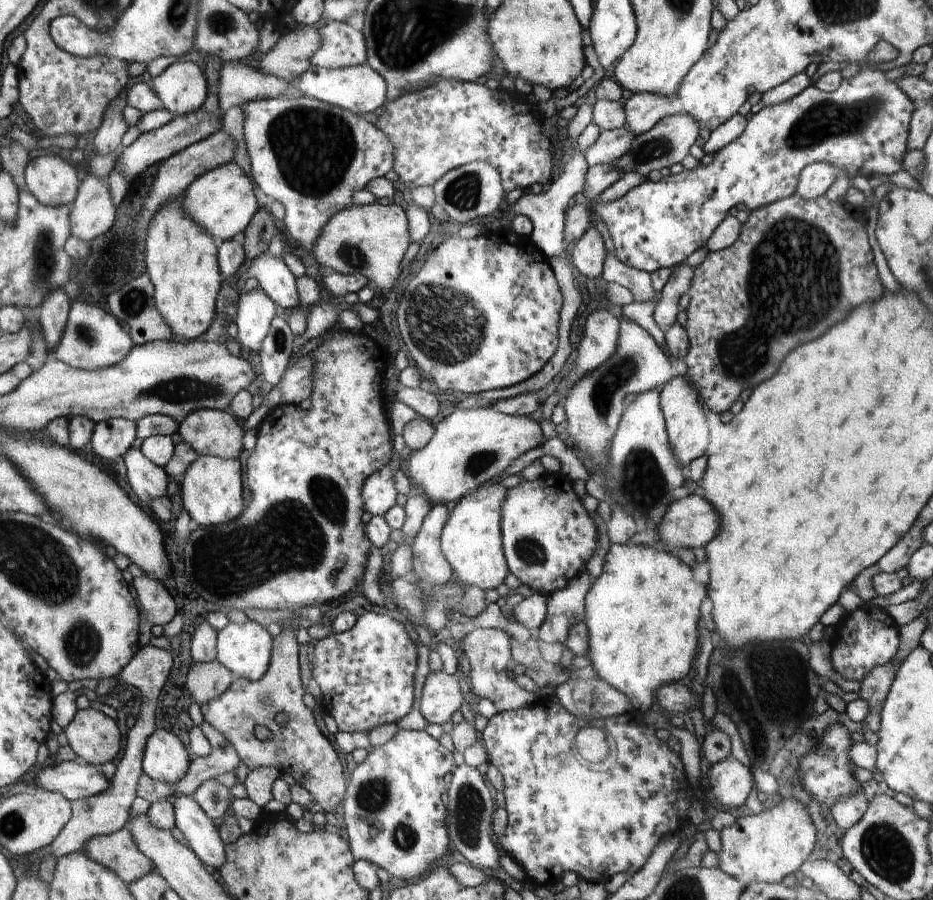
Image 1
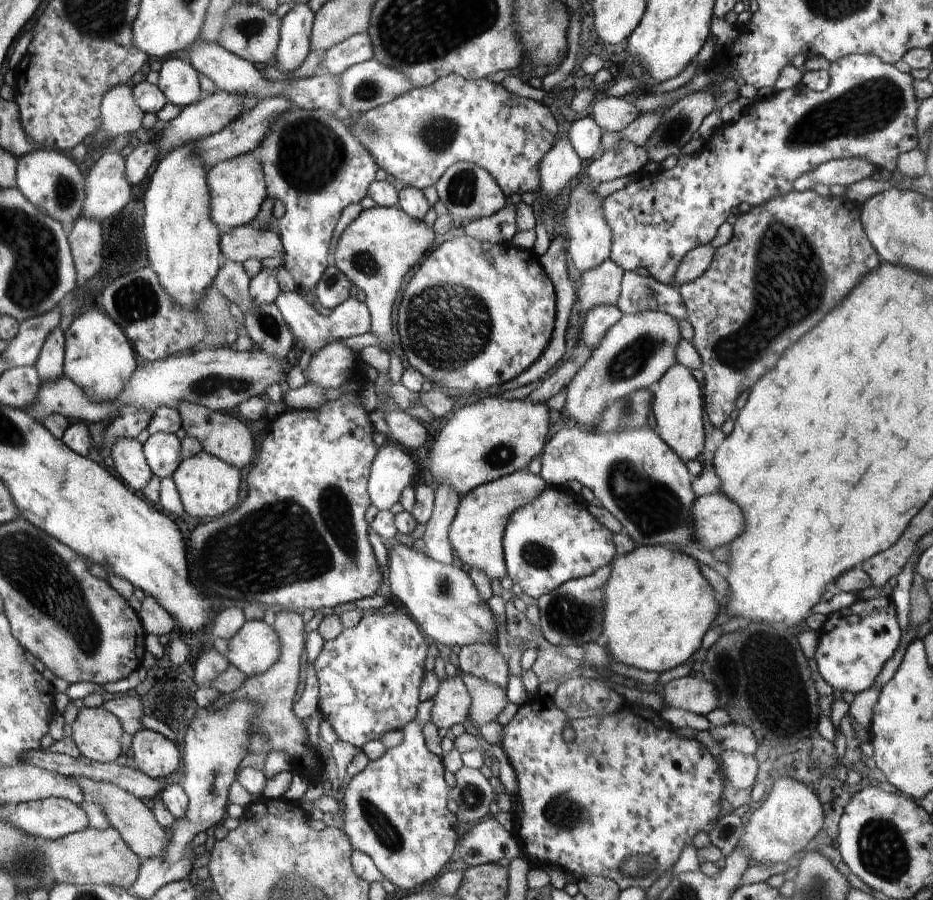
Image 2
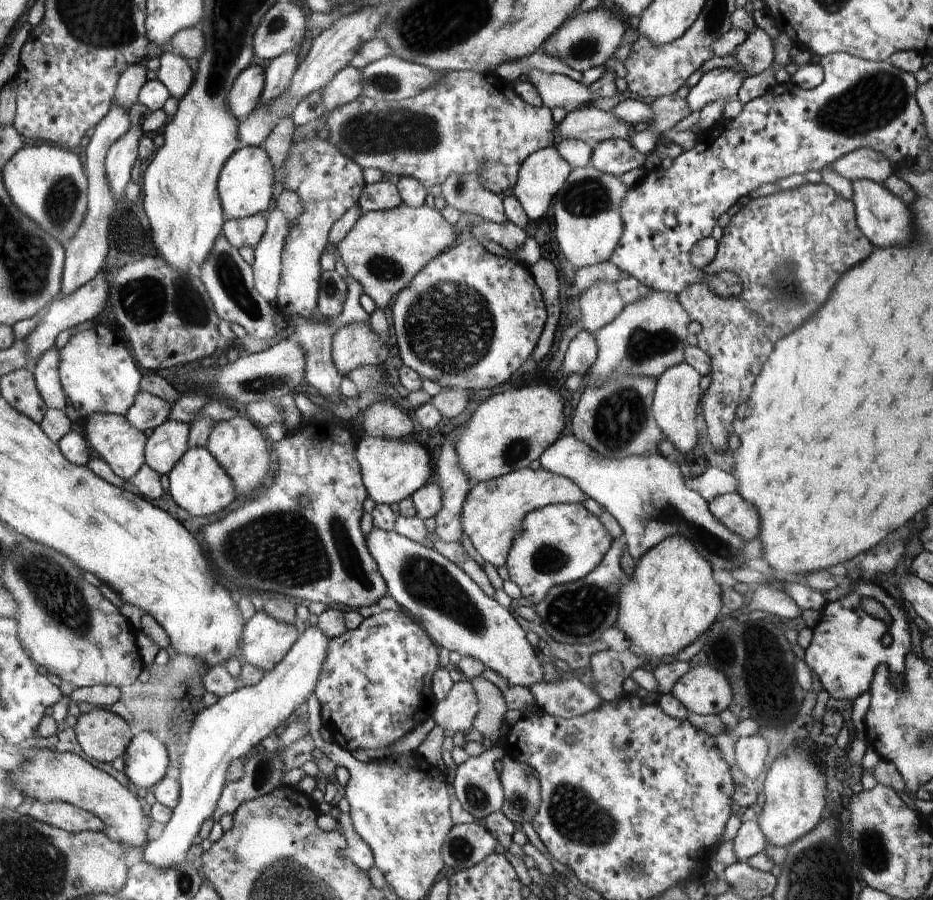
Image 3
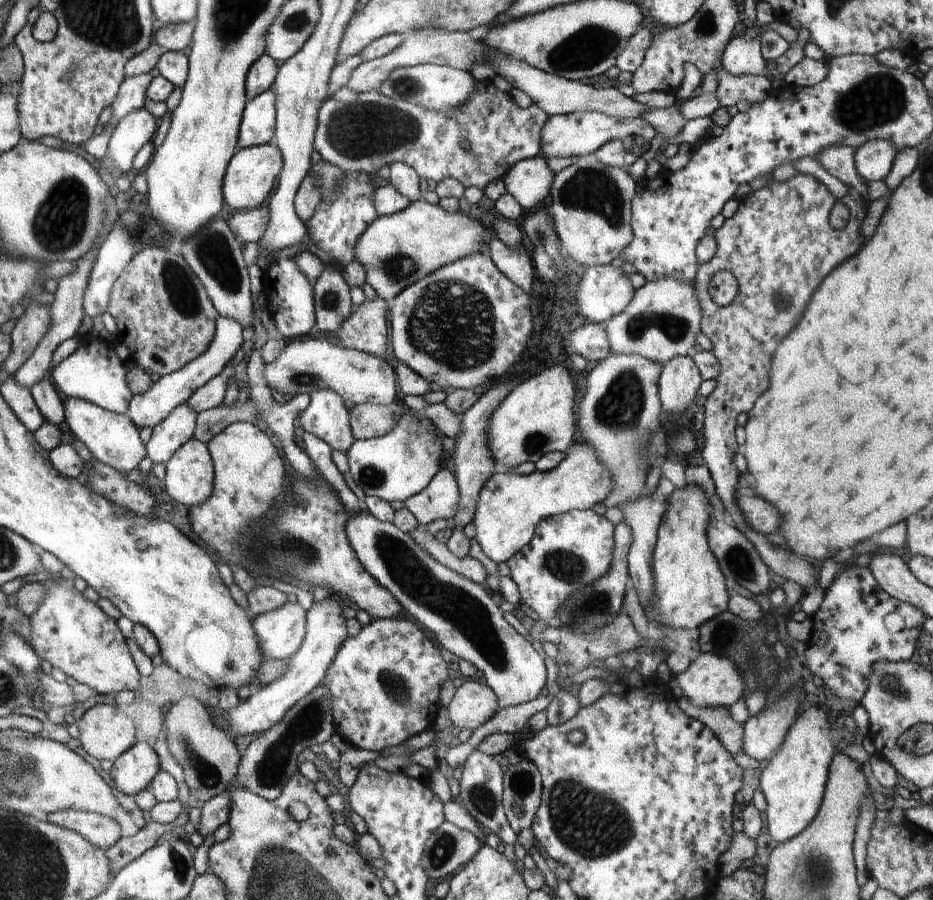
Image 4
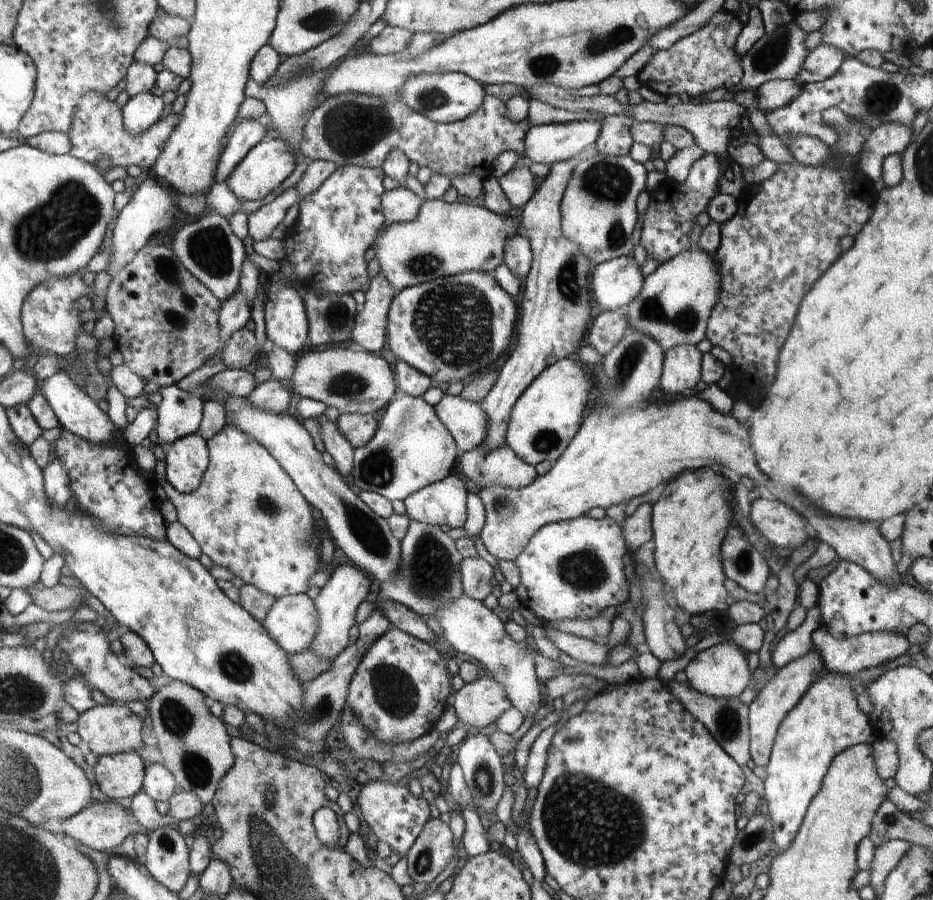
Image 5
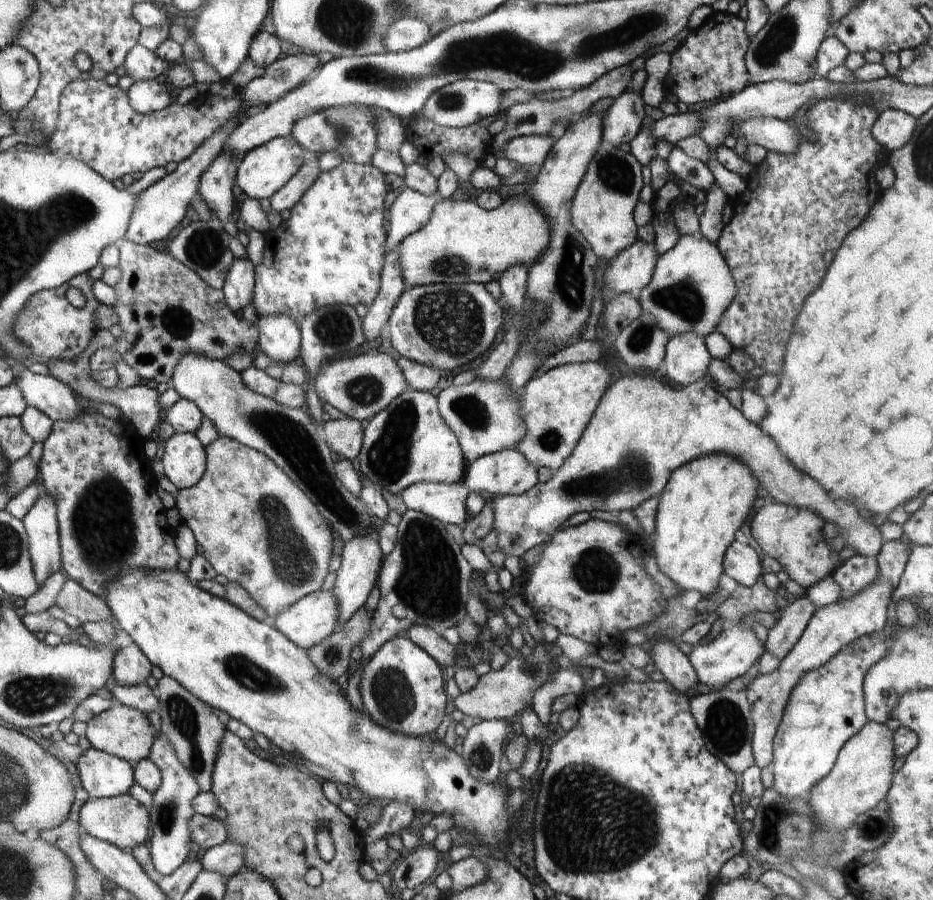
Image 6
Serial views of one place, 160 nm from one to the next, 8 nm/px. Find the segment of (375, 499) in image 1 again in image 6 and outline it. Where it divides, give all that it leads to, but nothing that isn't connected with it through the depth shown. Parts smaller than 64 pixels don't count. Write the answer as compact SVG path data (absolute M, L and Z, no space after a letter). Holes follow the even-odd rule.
M406 389L363 430L358 468L367 480L364 485L400 494L412 483L426 481L453 485L465 476L461 446L444 422L437 407L437 398L430 391Z

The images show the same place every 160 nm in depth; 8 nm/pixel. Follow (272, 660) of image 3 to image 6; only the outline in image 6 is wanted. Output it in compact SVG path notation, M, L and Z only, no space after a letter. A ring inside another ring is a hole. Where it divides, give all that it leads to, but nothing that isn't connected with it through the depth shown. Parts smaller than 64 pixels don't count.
M332 590L314 591L274 619L282 634L309 650L338 630L338 602Z

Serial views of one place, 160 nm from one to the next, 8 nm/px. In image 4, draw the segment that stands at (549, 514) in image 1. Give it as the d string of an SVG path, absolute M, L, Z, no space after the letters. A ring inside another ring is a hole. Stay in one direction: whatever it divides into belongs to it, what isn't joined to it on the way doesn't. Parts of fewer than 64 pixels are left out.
M572 509L557 517L541 520L532 540L507 561L511 570L510 578L518 585L520 602L528 604L540 619L548 620L548 618L555 617L566 597L574 594L574 591L594 584L594 581L609 573L615 545L614 531L615 524L592 509Z

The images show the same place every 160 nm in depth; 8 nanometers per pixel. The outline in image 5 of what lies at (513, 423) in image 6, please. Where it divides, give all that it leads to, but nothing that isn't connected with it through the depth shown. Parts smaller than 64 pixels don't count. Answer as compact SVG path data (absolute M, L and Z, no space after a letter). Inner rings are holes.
M445 393L440 402L434 407L440 422L448 429L448 432L454 438L457 449L460 453L465 453L476 449L485 442L489 418L480 402L471 401L462 395L450 395Z

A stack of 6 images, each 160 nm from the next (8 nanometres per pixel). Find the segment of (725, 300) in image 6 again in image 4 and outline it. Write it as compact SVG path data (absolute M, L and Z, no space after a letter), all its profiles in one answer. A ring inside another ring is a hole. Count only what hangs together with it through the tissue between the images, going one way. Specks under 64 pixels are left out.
M665 276L646 281L635 290L632 302L616 316L604 324L612 353L637 354L660 363L662 366L675 356L686 356L694 346L696 336L701 331L702 305L694 285L681 278Z

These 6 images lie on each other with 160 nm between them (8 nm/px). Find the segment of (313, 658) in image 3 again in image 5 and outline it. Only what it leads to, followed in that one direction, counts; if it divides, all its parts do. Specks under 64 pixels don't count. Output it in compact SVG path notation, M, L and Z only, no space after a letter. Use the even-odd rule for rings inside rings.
M344 562L335 568L327 583L313 600L319 614L319 632L310 649L325 659L334 660L335 656L350 644L349 633L356 622L354 620L356 610L360 602L366 600L368 592L370 592L370 582L360 567Z

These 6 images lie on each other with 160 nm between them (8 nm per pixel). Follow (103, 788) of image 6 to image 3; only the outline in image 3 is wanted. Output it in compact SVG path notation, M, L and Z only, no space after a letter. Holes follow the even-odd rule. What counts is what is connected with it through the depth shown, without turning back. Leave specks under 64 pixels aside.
M143 731L134 735L134 744L130 745L128 752L125 754L123 773L128 777L134 786L140 788L152 788L157 786L164 780L167 770L170 769L170 757L168 747L165 743L161 742L156 736L147 731Z

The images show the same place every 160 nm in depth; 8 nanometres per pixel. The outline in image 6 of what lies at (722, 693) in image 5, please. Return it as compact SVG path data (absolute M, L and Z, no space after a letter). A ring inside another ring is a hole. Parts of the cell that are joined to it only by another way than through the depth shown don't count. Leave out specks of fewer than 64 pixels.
M737 623L728 629L724 628L716 639L705 645L694 644L690 654L687 654L690 664L698 675L699 682L714 687L726 687L731 680L744 676L756 660L765 653L764 644L760 643L756 633L746 623Z

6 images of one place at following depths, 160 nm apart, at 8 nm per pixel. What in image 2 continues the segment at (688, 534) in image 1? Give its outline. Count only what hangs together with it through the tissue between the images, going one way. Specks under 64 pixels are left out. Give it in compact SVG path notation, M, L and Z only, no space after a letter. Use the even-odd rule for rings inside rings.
M722 492L696 497L693 513L702 550L712 551L718 546L730 545L746 528L742 509Z

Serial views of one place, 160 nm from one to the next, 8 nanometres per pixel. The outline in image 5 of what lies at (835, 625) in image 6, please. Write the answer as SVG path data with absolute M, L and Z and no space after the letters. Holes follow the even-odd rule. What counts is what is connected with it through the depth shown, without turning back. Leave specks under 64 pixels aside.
M812 647L809 653L799 656L791 660L784 668L778 669L771 678L771 681L760 689L754 700L748 704L749 708L749 736L750 744L749 751L752 761L756 766L765 767L768 764L771 750L773 749L773 742L780 723L784 717L800 702L808 687L817 679L817 677L824 671L825 664L821 652Z

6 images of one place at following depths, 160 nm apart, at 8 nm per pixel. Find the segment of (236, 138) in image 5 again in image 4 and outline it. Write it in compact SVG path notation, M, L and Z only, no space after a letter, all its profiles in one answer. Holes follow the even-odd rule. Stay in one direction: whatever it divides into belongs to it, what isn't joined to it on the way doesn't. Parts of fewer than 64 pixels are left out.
M270 90L248 99L241 118L237 149L260 146L272 142L276 124L275 96Z

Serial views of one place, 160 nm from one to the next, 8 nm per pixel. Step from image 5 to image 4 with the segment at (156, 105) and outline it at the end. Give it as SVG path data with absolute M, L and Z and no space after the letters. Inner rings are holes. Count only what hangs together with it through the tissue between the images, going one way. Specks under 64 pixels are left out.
M144 107L140 110L129 112L126 118L122 119L112 132L108 143L106 154L116 165L120 175L125 175L132 168L132 162L136 153L146 144L151 142L157 132L155 117Z

